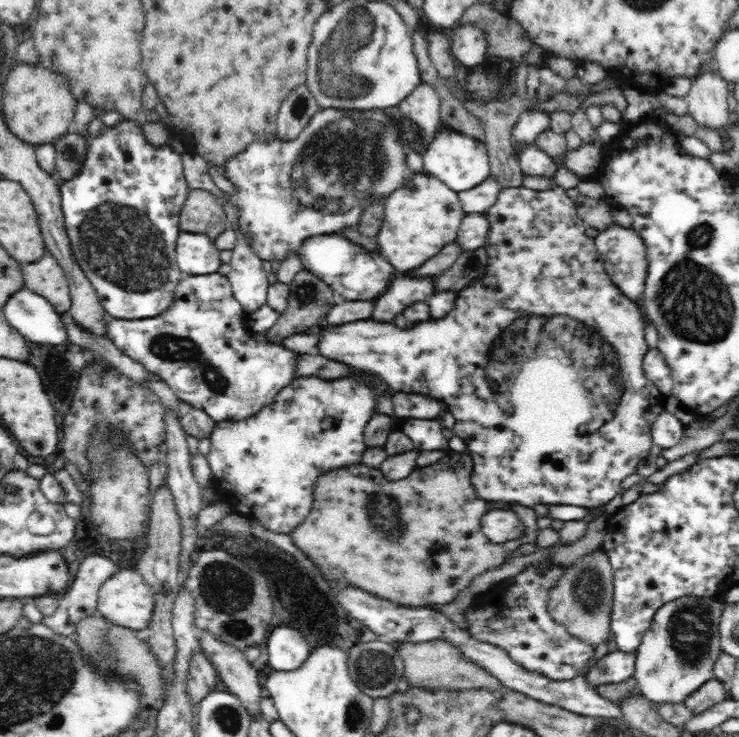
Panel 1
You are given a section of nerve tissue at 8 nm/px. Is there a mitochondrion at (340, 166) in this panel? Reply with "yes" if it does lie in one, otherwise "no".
yes

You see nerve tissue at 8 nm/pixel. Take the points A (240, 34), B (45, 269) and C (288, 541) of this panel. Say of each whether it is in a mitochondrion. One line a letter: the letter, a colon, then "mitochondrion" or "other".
A: other
B: other
C: other

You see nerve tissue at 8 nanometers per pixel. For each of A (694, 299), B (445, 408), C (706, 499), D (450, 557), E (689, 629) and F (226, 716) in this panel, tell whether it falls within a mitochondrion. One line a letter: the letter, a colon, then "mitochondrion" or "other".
A: mitochondrion
B: other
C: other
D: other
E: mitochondrion
F: mitochondrion

